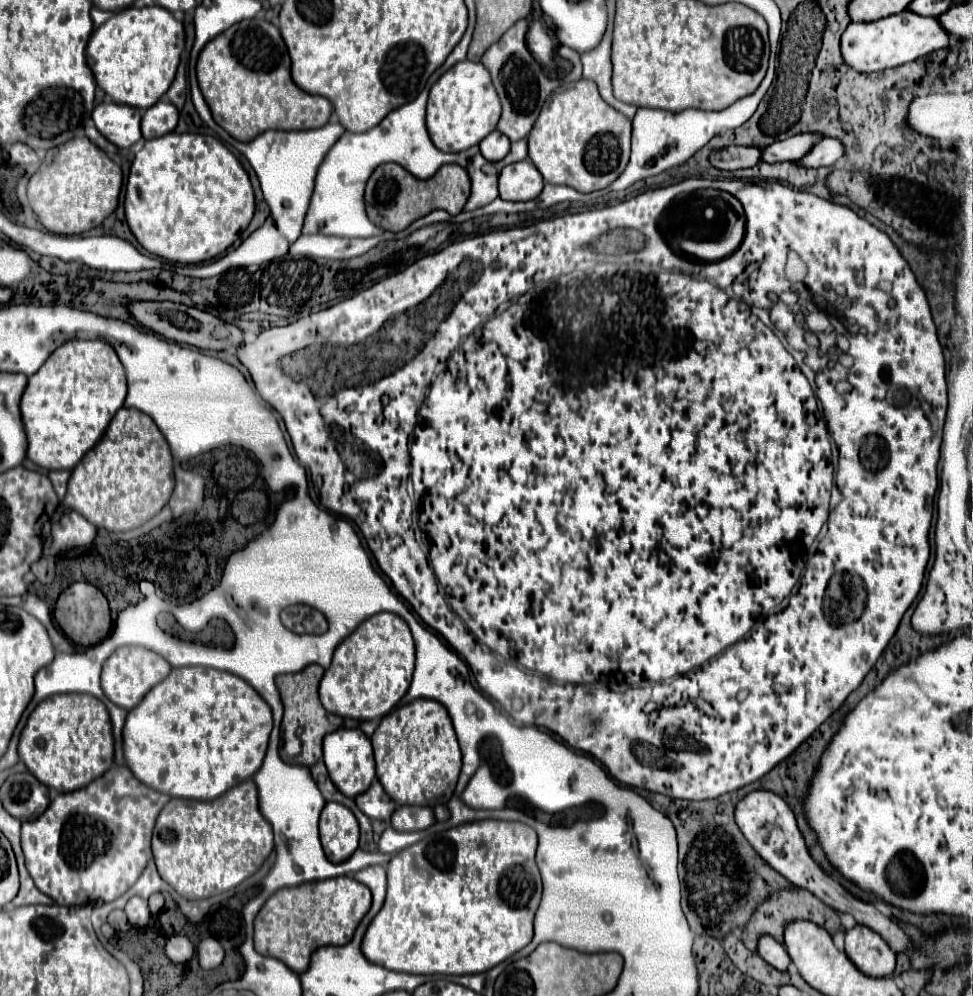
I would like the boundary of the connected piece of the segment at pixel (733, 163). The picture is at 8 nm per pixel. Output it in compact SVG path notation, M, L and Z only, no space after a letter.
M729 145L729 147L723 147L721 151L713 151L709 161L717 169L735 171L735 169L745 169L745 167L757 165L759 157L761 157L761 149L757 149L757 147Z

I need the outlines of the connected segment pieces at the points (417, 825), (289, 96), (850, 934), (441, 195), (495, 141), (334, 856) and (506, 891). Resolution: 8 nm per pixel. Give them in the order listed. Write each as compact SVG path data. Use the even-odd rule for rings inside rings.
M401 805L393 811L391 827L397 831L421 831L435 823L431 807L417 805Z
M253 17L231 25L203 47L197 59L197 81L217 125L239 141L251 141L267 129L323 127L333 111L331 103L301 91L291 81L289 69L291 61L279 29L267 19Z
M855 925L845 931L847 957L871 977L889 977L895 969L895 953L879 933L865 925Z
M383 163L379 165L365 185L365 211L371 223L377 227L397 233L407 229L415 219L435 211L445 209L451 215L457 215L463 211L465 201L469 197L471 181L463 167L457 165L445 165L441 167L433 177L429 179L417 179L409 171L405 171L397 163Z
M493 131L489 133L489 137L485 137L485 141L479 143L479 149L481 149L481 155L487 159L487 161L501 161L507 153L509 153L509 147L511 147L511 141L509 137L505 137L501 131Z
M325 803L319 821L321 845L329 861L341 863L353 855L359 841L355 815L341 803Z
M485 819L457 825L399 851L387 865L385 905L363 935L363 955L385 969L417 975L467 975L499 965L533 937L533 915L541 899L535 849L537 833L529 825Z

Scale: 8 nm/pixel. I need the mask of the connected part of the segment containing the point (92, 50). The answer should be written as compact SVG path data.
M129 7L119 13L115 13L109 21L105 21L101 27L97 27L91 33L91 39L87 43L87 63L93 71L93 77L97 85L115 101L115 103L125 103L133 105L139 109L147 109L159 101L159 97L169 89L177 65L179 65L179 55L185 45L185 33L183 33L183 23L175 21L173 15L163 9L163 7Z

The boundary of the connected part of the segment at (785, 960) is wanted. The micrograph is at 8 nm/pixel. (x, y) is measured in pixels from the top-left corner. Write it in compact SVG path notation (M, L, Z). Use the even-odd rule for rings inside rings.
M761 935L759 937L759 941L757 941L757 953L769 963L769 965L773 965L775 969L787 969L787 965L789 965L789 955L785 953L785 947L777 941L777 939L773 939L771 935Z

